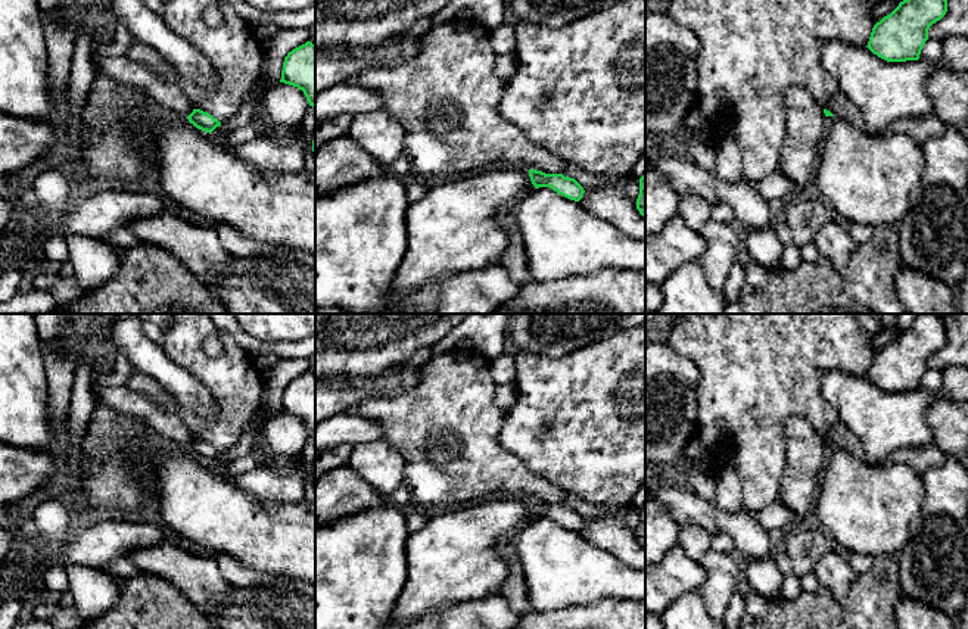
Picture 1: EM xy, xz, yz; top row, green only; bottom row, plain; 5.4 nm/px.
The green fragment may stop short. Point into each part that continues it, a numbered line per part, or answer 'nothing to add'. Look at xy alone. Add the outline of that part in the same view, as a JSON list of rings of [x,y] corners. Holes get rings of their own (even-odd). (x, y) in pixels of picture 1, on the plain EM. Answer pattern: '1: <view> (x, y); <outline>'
nothing to add

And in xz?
nothing to add

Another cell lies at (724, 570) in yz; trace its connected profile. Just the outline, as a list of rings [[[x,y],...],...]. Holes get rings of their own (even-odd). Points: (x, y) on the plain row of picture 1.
[[[709,549],[698,558],[698,563],[707,573],[698,592],[709,614],[723,622],[728,605],[737,594],[737,585],[744,577],[746,561],[738,554]]]

